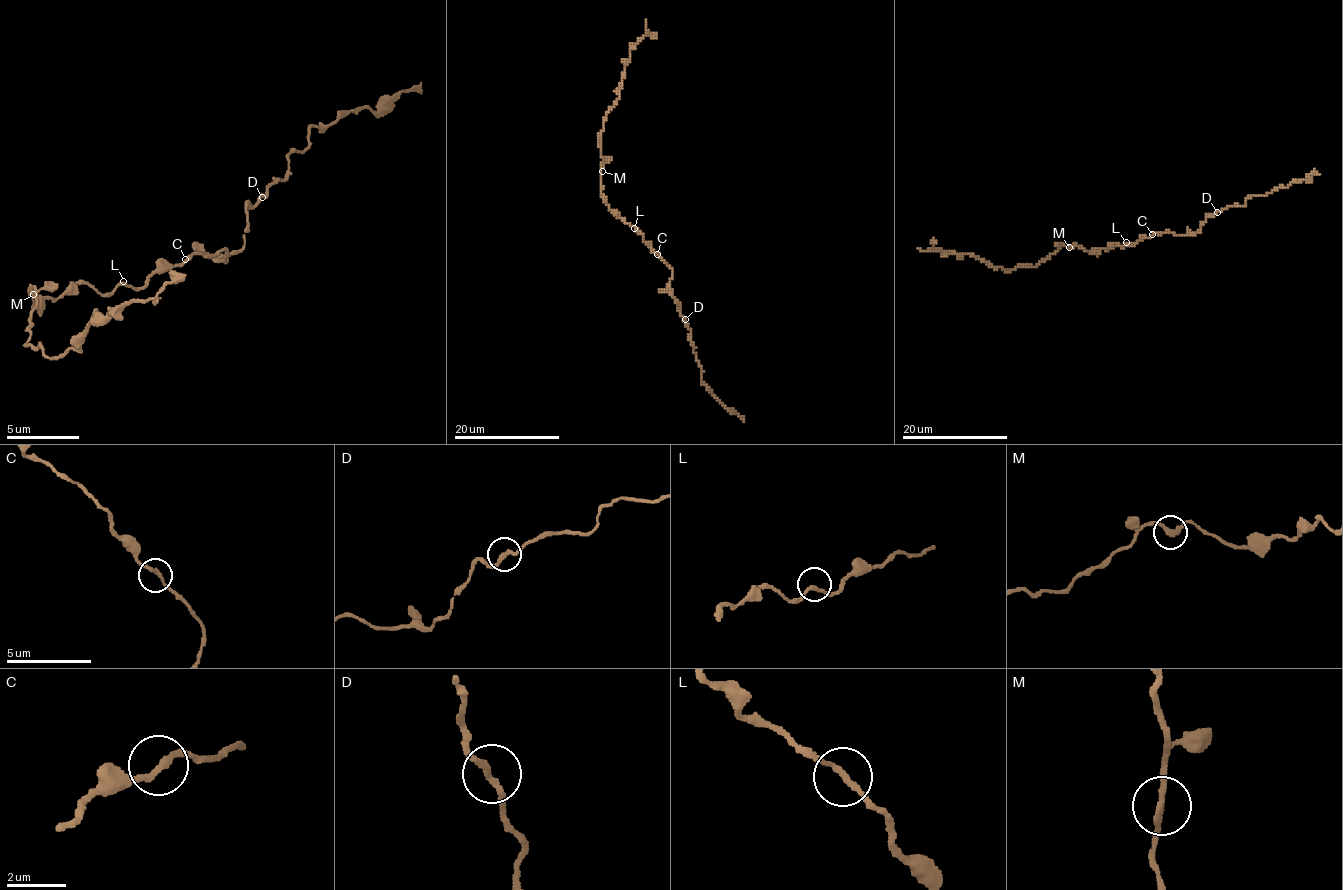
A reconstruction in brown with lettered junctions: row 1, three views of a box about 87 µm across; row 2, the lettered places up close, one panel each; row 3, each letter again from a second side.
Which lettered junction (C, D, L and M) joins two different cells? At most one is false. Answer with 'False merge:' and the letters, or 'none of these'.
False merge: none of these

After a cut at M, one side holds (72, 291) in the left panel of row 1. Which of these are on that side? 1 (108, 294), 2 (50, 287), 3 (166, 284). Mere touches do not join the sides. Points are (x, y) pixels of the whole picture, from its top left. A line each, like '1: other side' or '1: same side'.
1: same side
2: other side
3: other side

